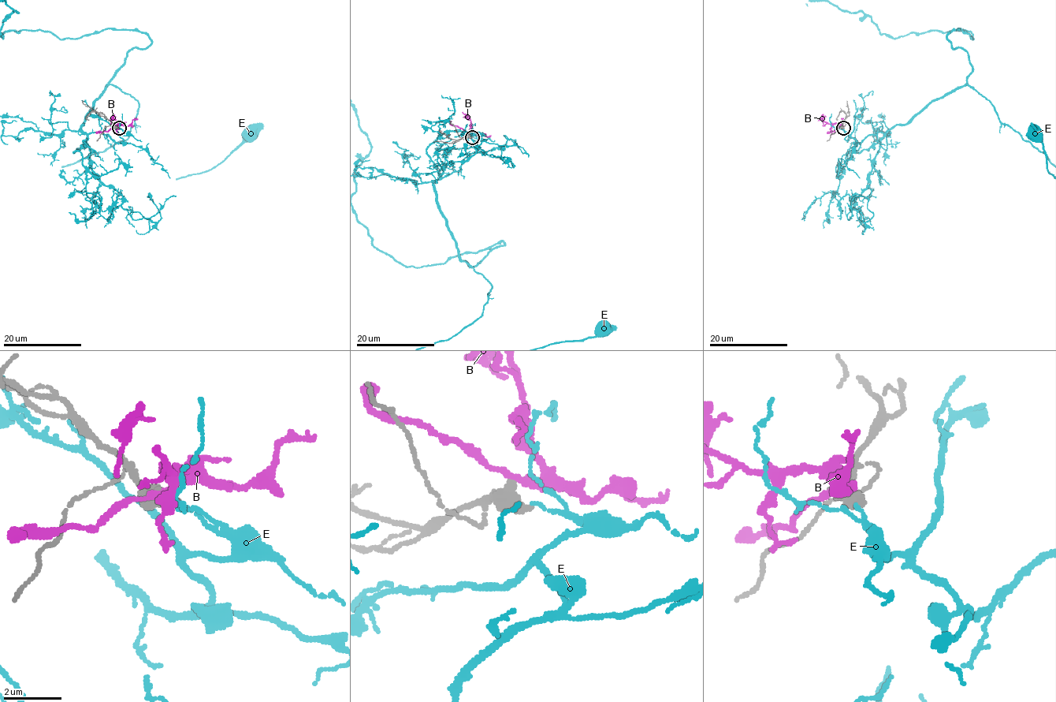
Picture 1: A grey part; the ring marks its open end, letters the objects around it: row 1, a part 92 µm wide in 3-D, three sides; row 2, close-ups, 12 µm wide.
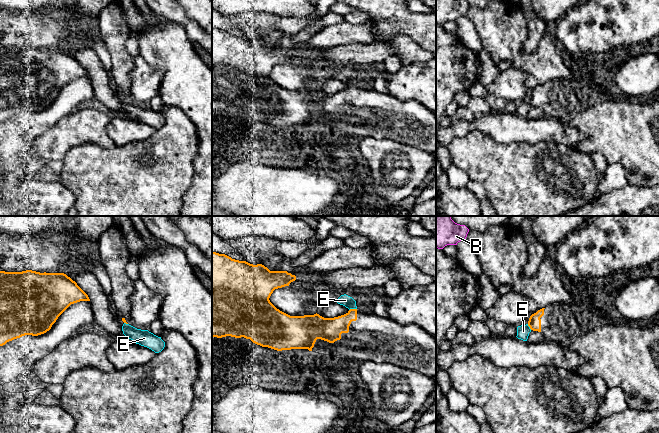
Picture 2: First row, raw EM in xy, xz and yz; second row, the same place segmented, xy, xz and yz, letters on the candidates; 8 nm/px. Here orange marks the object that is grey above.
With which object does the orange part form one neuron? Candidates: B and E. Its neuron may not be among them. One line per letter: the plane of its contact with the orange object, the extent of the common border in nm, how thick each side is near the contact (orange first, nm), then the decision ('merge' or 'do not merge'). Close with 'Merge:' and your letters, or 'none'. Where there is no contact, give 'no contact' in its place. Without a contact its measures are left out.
B: no contact | do not merge
E: xz | 70 nm | 190/90 nm | do not merge
Merge: none

